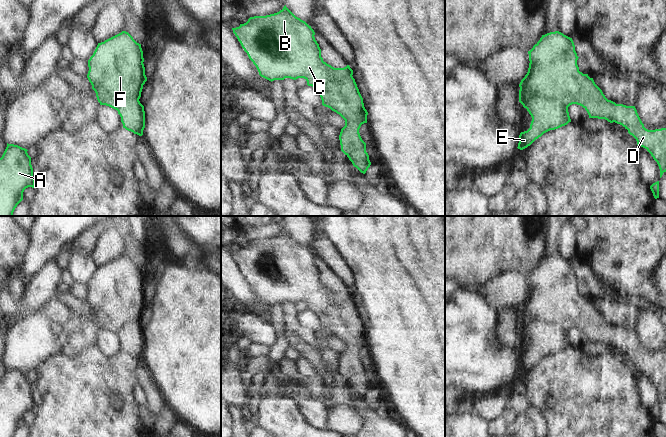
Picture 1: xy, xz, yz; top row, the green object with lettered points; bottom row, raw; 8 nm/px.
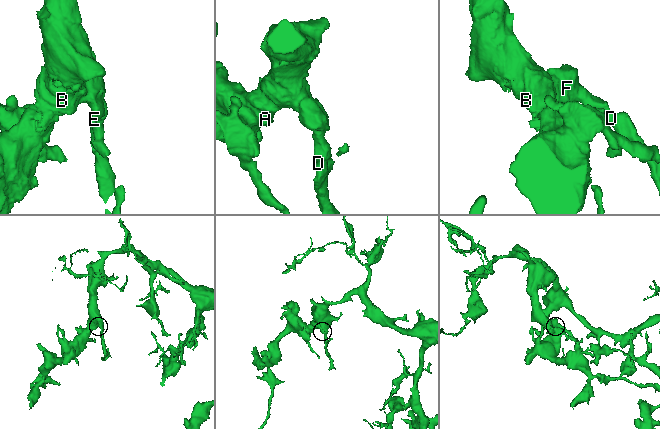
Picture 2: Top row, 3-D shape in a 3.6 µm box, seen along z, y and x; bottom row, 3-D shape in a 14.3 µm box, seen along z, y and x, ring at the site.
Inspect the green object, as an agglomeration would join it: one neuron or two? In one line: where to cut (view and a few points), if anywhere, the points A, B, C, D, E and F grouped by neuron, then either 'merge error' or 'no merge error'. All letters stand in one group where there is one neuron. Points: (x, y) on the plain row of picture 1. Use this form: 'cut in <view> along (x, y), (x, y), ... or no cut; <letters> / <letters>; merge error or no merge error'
no cut; A B C D E F; no merge error

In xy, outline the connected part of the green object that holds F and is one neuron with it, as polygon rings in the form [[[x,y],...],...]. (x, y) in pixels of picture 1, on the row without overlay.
[[[122,255],[98,267],[87,298],[100,329],[117,334],[123,352],[139,360],[145,352],[144,330],[139,325],[147,305],[143,286],[141,268]]]

